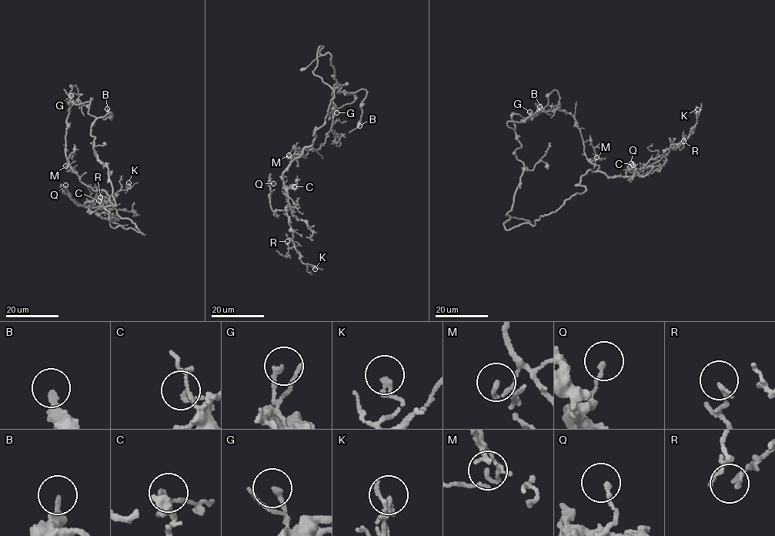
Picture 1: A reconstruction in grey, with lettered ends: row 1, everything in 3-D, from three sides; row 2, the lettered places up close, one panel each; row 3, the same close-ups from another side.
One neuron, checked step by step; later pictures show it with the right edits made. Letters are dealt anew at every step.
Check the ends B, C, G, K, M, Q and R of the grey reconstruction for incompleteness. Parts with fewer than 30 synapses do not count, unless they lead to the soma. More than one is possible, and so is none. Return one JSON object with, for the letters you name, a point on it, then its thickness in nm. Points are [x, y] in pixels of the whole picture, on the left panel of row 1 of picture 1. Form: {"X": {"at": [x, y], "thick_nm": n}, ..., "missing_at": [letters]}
{"B": {"at": [107, 108], "thick_nm": 240}, "missing_at": ["B"]}

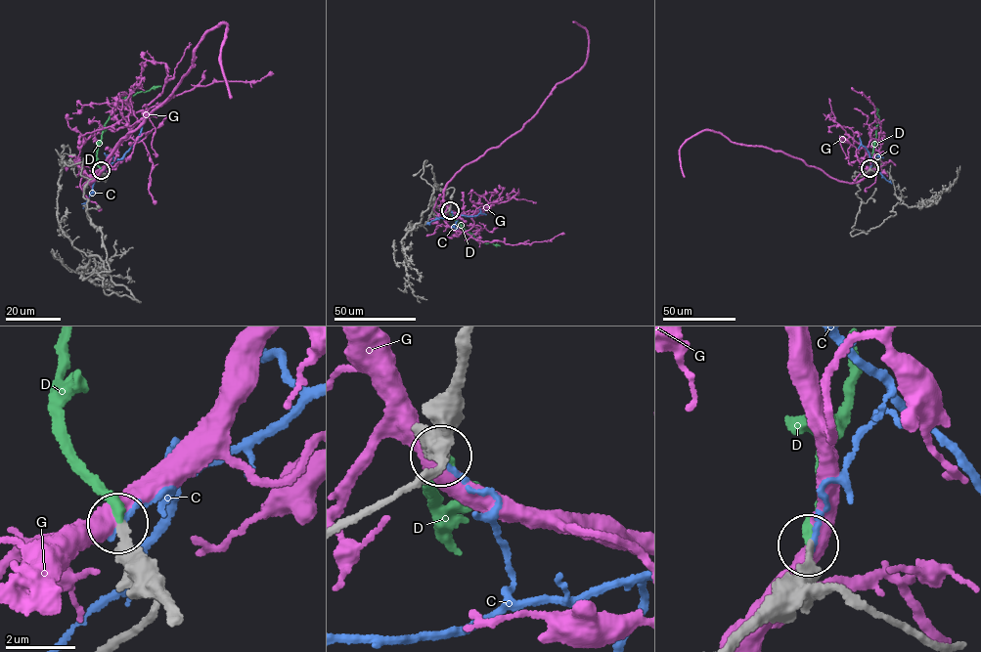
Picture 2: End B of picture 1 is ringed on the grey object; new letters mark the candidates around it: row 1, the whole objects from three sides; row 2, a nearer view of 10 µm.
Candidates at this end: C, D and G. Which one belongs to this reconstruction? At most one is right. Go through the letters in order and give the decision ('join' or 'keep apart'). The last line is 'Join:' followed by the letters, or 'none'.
C: keep apart
D: join
G: keep apart
Join: D

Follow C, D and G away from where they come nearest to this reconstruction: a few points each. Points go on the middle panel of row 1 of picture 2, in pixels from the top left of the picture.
C: (450, 210), (453, 217), (486, 214)
D: (450, 210), (452, 217), (474, 238), (500, 245)
G: (450, 210), (444, 192), (457, 172), (517, 132), (555, 85), (584, 65), (588, 35), (573, 21)

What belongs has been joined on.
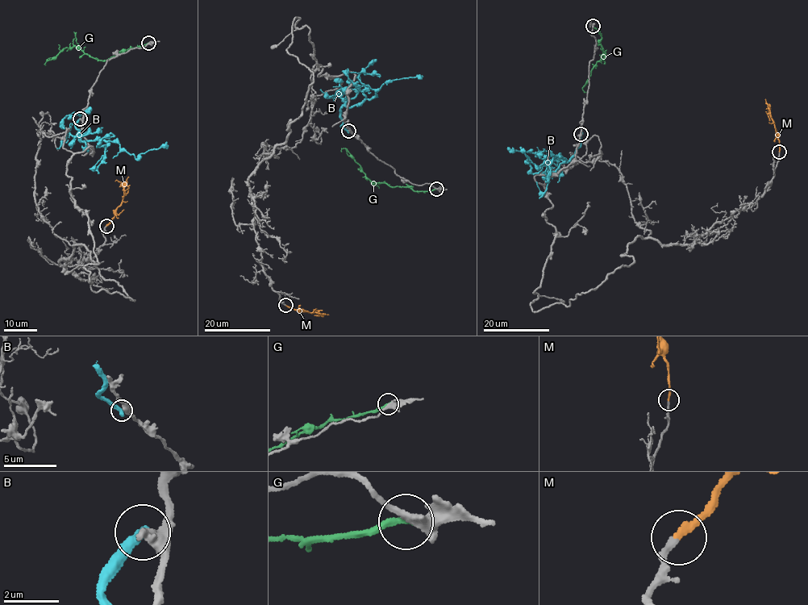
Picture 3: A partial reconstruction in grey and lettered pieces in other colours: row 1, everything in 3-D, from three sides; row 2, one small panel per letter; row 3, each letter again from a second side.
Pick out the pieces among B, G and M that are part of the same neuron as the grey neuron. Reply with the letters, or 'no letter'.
M

